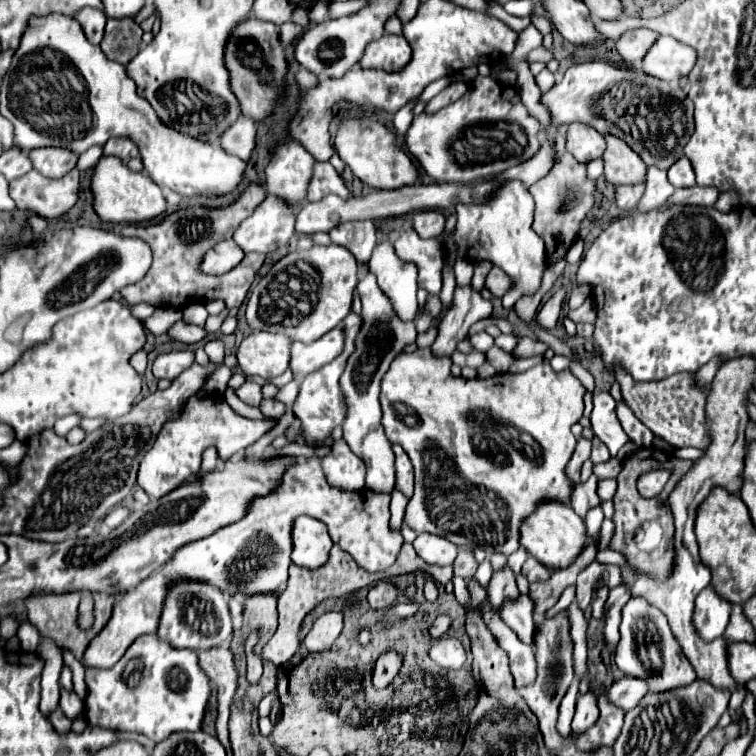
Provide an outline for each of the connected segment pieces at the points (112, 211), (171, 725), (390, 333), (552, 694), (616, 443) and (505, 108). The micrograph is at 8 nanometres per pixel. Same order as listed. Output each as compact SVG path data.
M102 157L94 167L90 189L94 193L94 211L106 223L142 223L166 213L168 205L162 189L144 173L130 171L118 157Z
M158 635L138 637L112 669L86 668L85 681L88 695L84 699L84 719L88 725L114 731L136 731L156 743L176 731L200 731L212 693L210 677L198 665L198 655L190 649L172 649L166 641L160 641Z
M368 273L362 277L358 283L358 295L362 299L362 329L358 331L356 337L356 347L354 353L348 357L346 369L340 377L340 389L344 393L346 401L346 419L342 423L344 429L344 441L348 447L366 463L368 475L366 475L366 487L372 491L382 491L382 493L392 493L394 489L394 451L392 443L386 439L384 429L382 429L382 409L378 401L380 393L380 379L388 371L390 363L394 361L396 355L402 353L406 345L416 341L416 327L414 321L402 321L396 313L394 307L390 305L390 299L378 289L378 283L374 281L374 275Z
M566 609L560 611L558 615L544 619L538 623L538 633L534 633L534 655L536 655L536 681L530 687L520 689L520 695L526 699L528 707L534 711L534 715L540 721L540 731L544 735L544 743L548 747L548 751L552 755L558 753L558 749L566 747L566 745L574 745L574 741L578 739L578 735L570 735L568 739L560 737L558 729L556 729L556 721L558 721L558 705L566 693L566 689L570 687L570 681L574 677L572 671L572 639L570 639L570 621L568 621L568 613Z
M596 393L594 395L594 411L590 415L592 429L596 437L606 443L610 449L610 455L616 457L620 447L628 441L628 435L624 433L618 417L616 417L616 401L610 393Z
M478 75L466 95L446 105L446 109L414 115L406 131L406 145L422 169L438 183L468 183L530 159L540 147L538 131L538 119L526 111L514 87L504 87L492 77Z

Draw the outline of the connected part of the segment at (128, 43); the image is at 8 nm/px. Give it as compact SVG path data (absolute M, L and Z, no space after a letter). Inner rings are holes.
M108 19L106 23L106 35L100 43L102 53L116 63L128 65L128 61L138 55L142 47L142 29L140 25L130 19Z

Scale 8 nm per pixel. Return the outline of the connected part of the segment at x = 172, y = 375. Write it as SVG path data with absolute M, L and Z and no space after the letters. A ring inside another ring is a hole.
M170 351L156 357L156 361L152 363L152 373L156 379L176 379L192 363L194 363L192 351Z

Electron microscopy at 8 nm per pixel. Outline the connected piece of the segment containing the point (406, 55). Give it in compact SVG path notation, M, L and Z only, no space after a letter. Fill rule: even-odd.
M384 35L378 41L372 41L364 57L360 59L362 69L380 69L380 71L400 71L412 57L412 49L402 35Z

